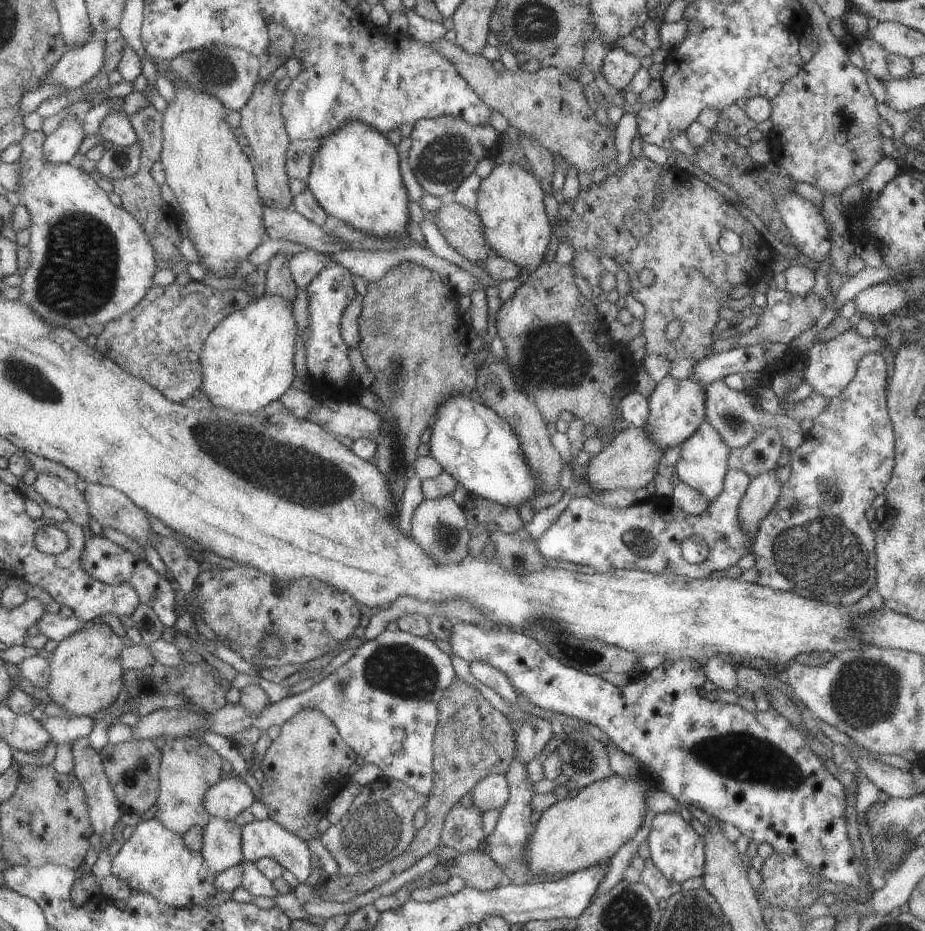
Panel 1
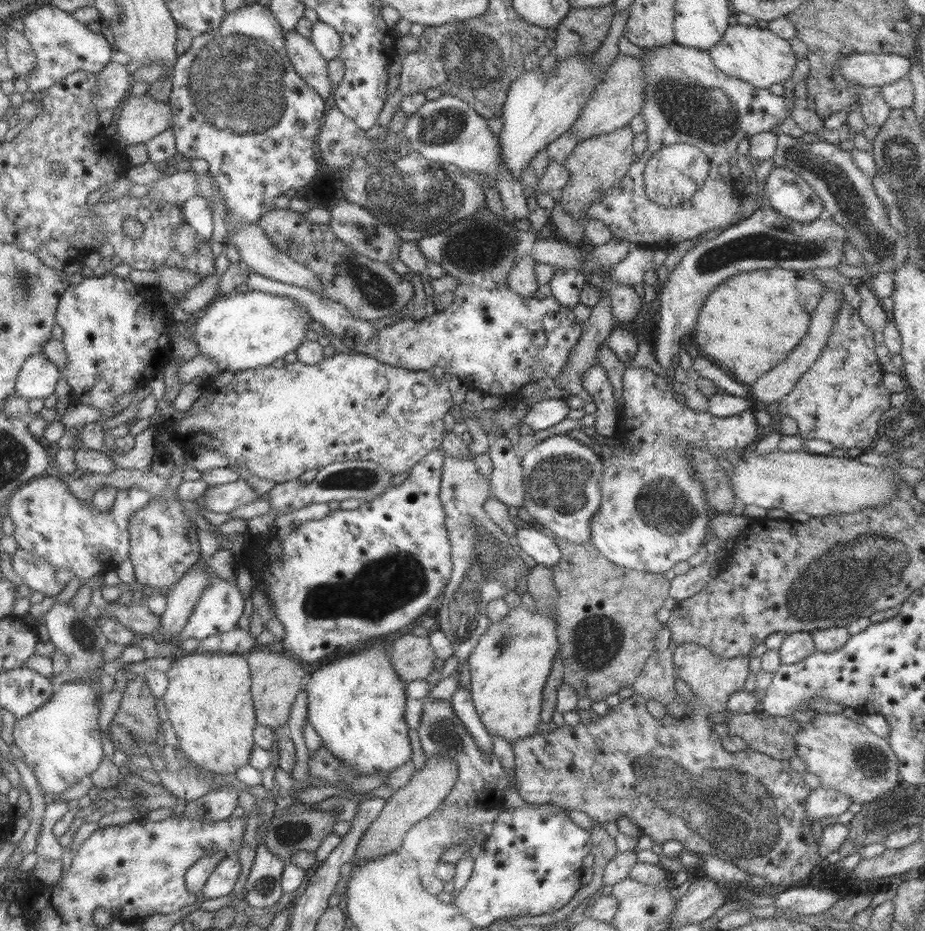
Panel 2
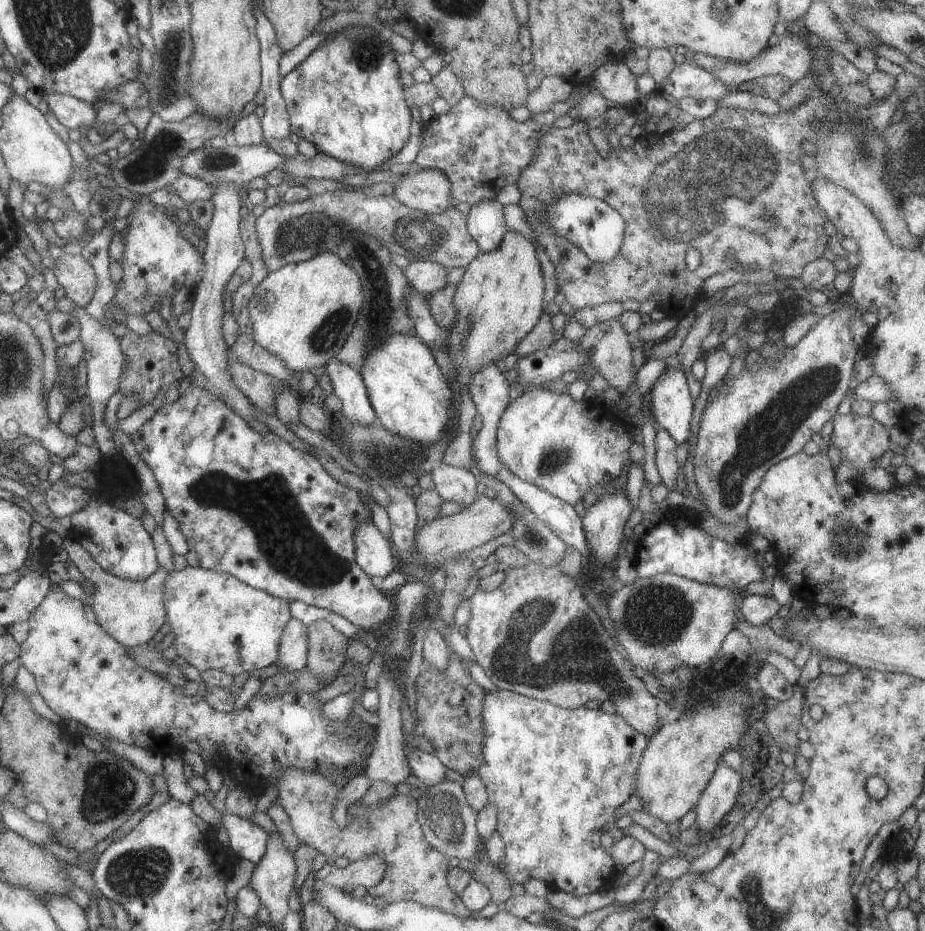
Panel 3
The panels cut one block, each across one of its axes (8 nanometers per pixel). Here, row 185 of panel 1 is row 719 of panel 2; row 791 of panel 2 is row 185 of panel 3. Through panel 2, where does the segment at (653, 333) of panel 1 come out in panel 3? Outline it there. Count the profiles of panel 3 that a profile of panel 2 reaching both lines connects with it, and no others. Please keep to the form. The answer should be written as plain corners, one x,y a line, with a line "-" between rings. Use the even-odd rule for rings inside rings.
893,91
889,98
864,108
846,103
840,96
823,94
814,94
795,108
774,115
716,107
707,118
688,119
683,130
663,134
643,132
634,138
635,142
629,148
610,148
607,158
599,156
587,136
590,128
583,120
576,118
574,124
567,128
550,126
545,134
541,134
529,166
521,170
516,180
520,192
518,205
535,240
555,268
558,292
574,309
611,301
622,303
629,298
635,298
640,303
649,299
665,312
668,323
673,324
692,310
699,298
703,280
728,268
739,272
771,270
775,277
783,276
797,282
803,266
821,258
825,248
828,248
828,236
823,230
828,218
813,198
810,181
801,166
800,158
805,154
801,148
802,141
810,142
817,130
829,128
823,126
823,122
815,122
825,118
829,108
839,108
839,120
855,117
863,123
863,128
881,134
892,115
903,105
-
569,193
605,201
623,217
625,228
621,248
611,262
591,263
580,248
562,236
555,236
555,232
541,222
545,206
-
766,212
771,213
769,218
764,216
-
688,248
700,254
700,263
693,271
687,269
683,261
-
727,253
733,256
729,262
726,260

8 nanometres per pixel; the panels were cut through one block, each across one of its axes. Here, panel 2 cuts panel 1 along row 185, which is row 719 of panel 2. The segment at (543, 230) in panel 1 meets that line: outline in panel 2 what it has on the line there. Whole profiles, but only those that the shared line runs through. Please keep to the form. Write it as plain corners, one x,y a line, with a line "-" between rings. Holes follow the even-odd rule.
541,599
535,603
535,612
531,612
522,604
508,609
502,620
490,623
485,633
479,637
467,658
470,675
469,694
479,720
489,736
497,735
513,744
521,738
539,732
537,726
540,722
542,690
551,672
551,662
558,650
555,626
554,619
548,616
547,603

